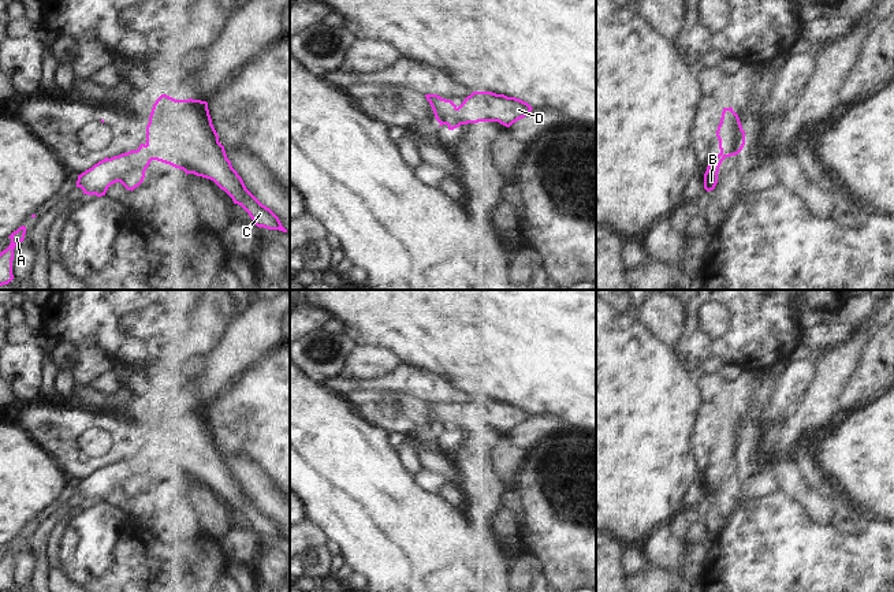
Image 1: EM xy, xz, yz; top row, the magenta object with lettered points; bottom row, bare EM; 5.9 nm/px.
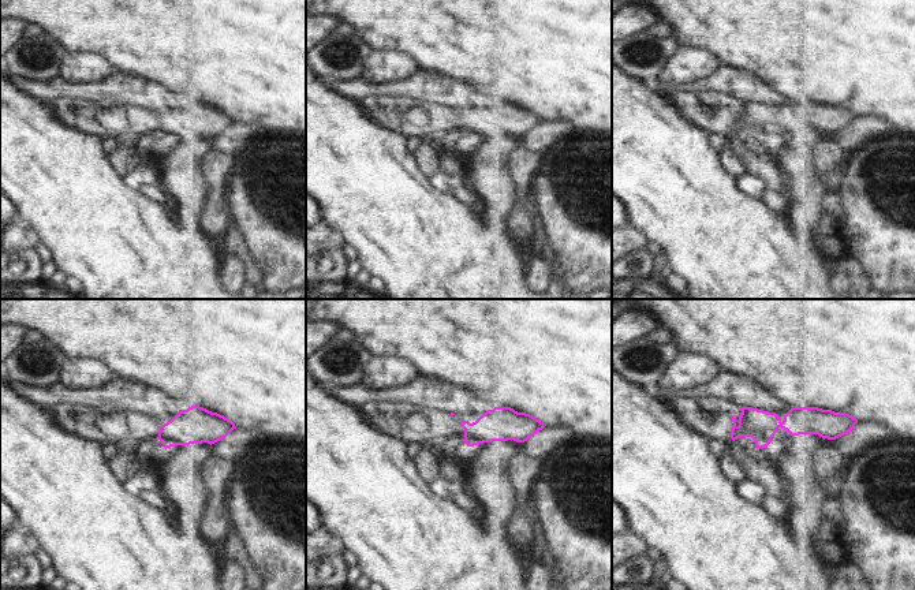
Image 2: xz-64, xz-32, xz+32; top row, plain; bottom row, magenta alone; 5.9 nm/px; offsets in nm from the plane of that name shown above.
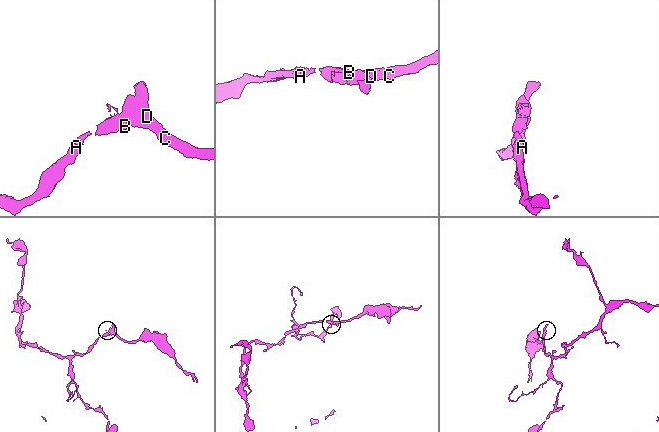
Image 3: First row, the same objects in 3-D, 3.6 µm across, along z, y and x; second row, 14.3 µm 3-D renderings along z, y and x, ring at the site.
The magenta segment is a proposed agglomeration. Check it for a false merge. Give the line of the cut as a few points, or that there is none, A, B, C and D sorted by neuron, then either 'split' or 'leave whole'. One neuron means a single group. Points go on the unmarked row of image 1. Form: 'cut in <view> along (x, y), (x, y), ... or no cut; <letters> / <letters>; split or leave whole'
no cut; A B C D; leave whole

